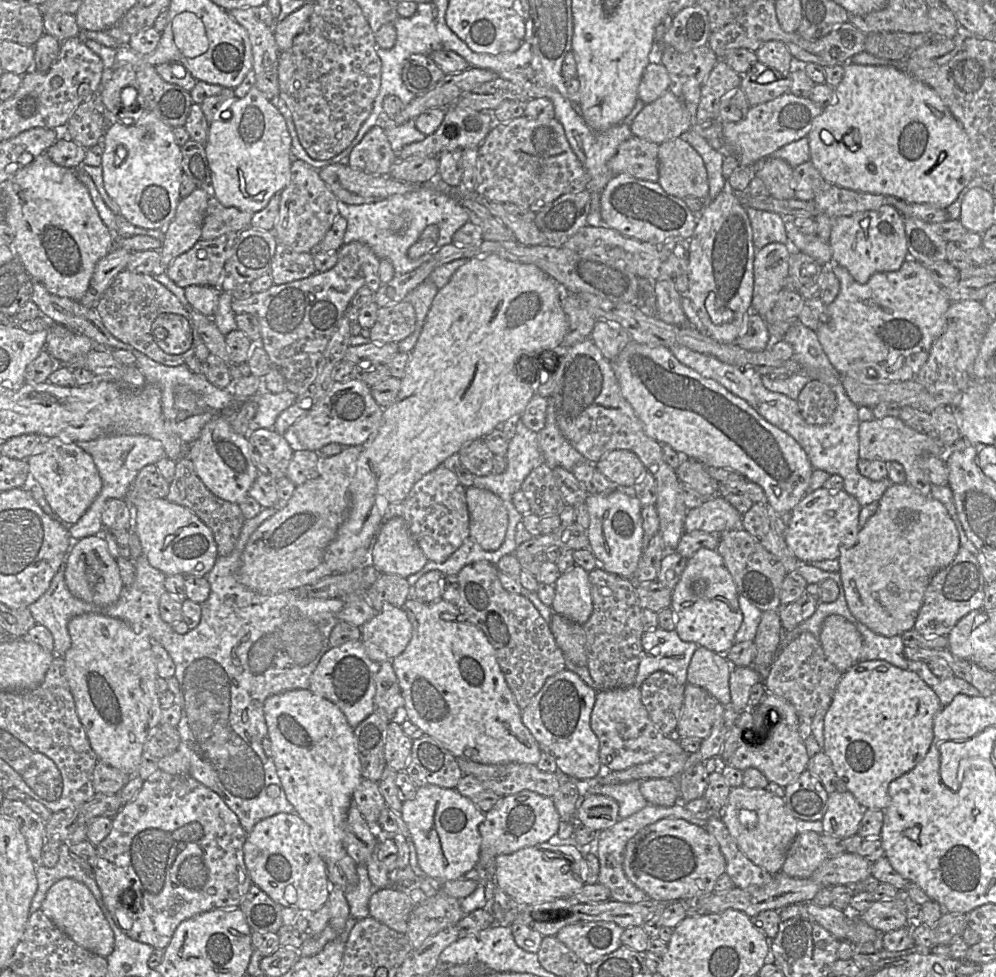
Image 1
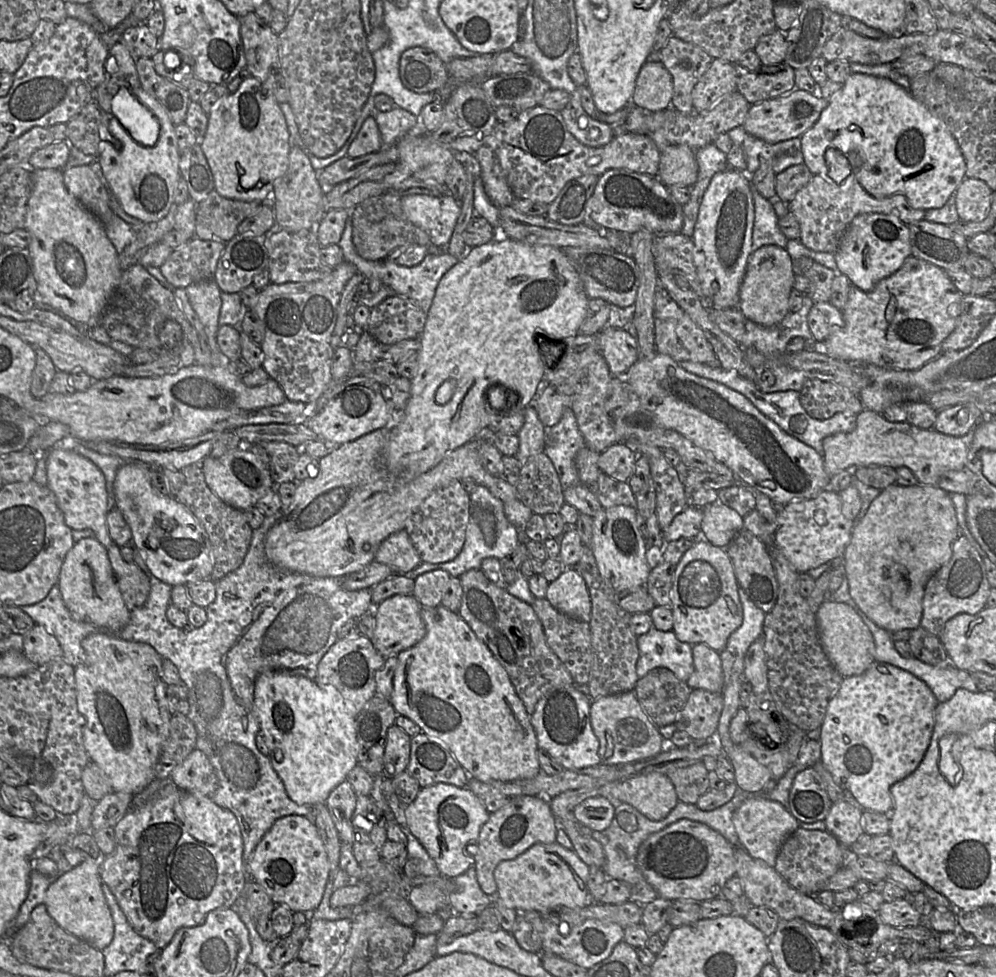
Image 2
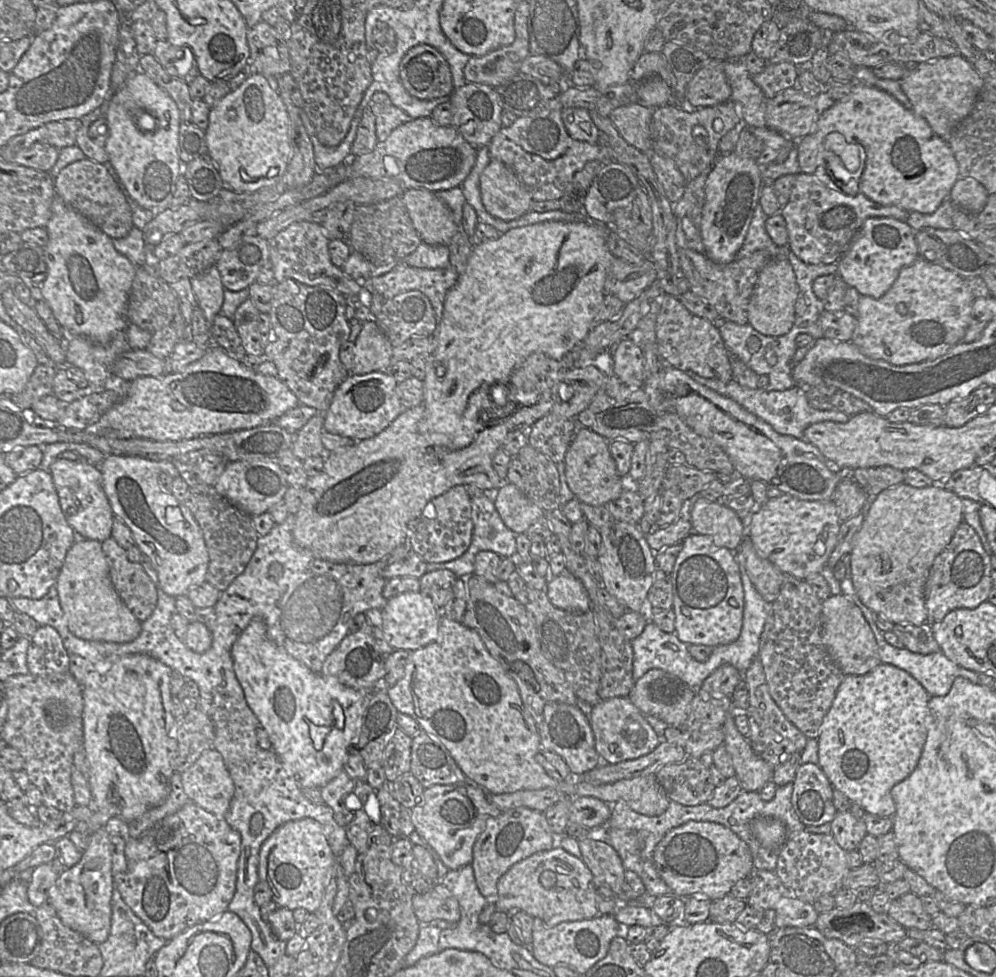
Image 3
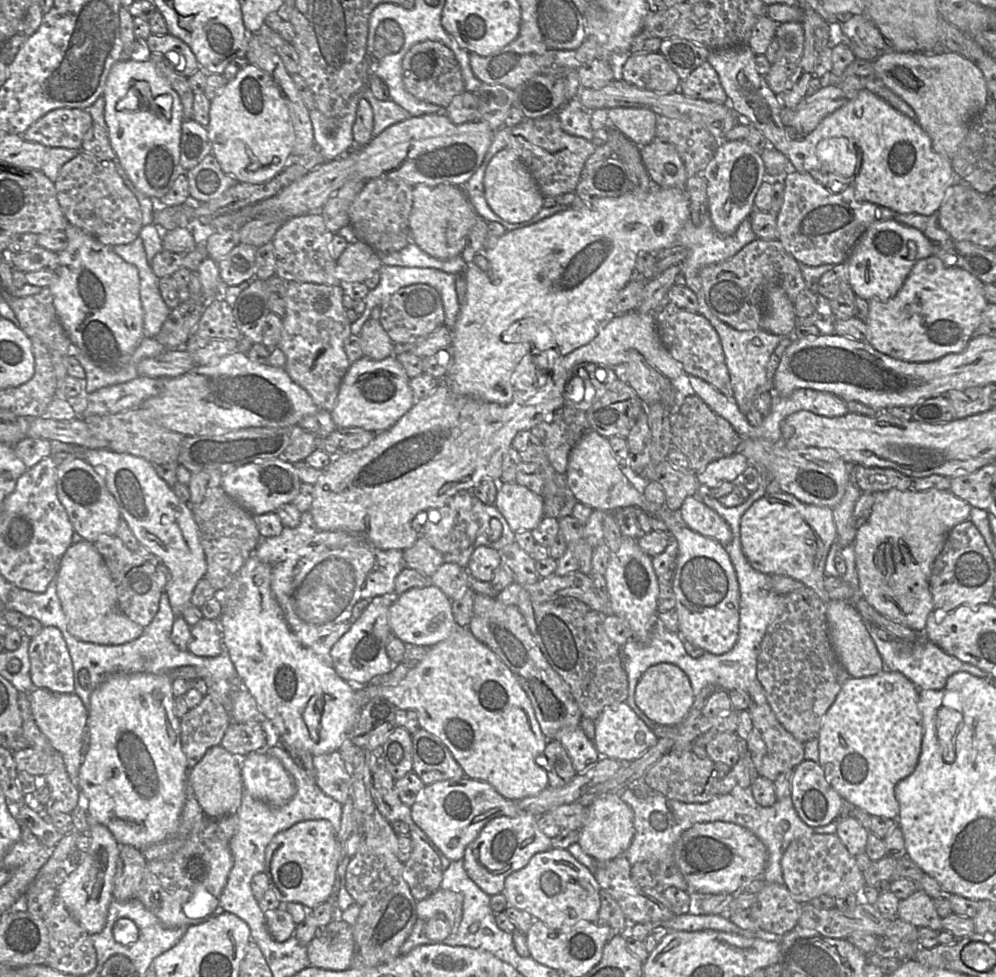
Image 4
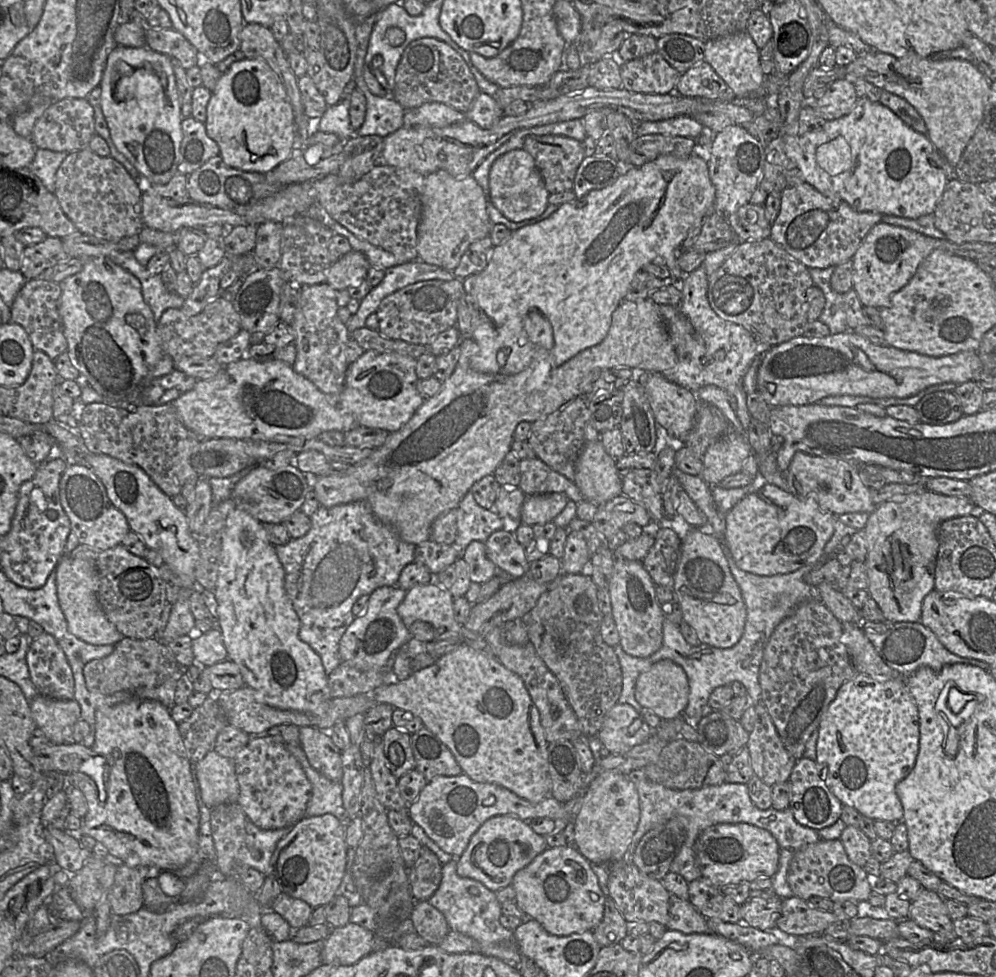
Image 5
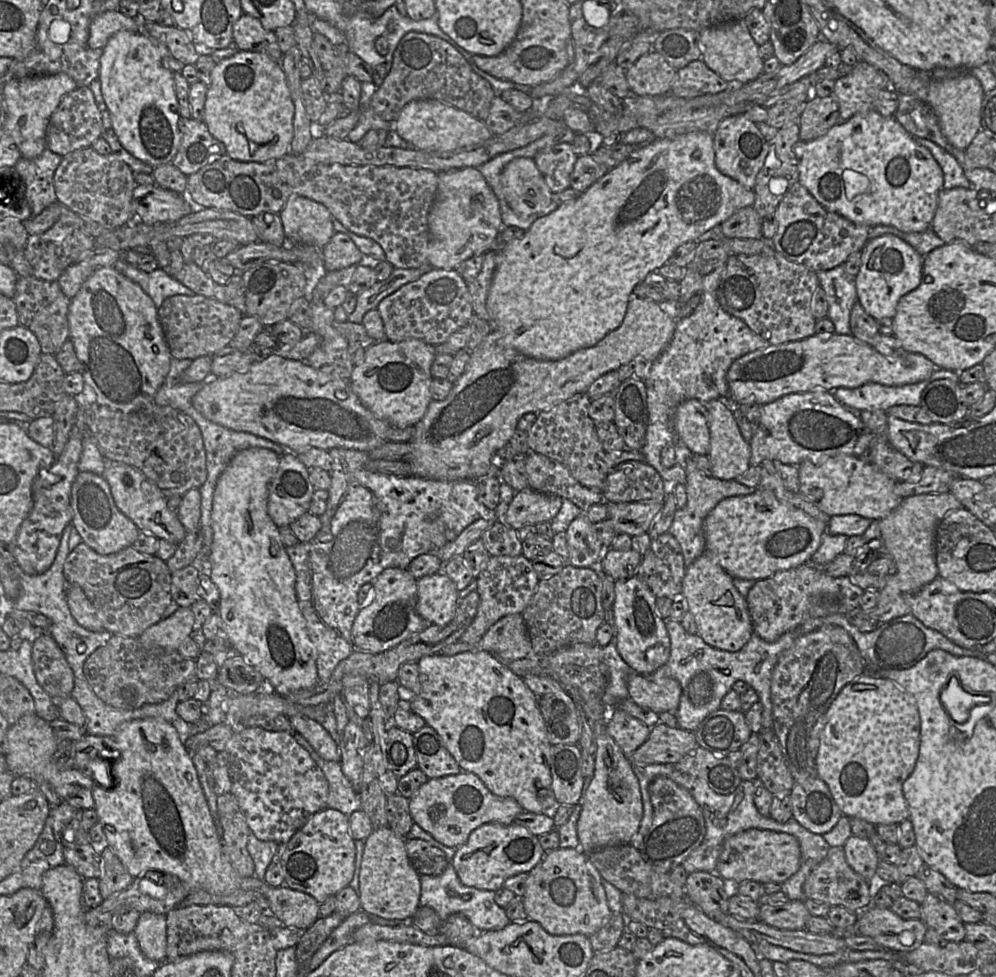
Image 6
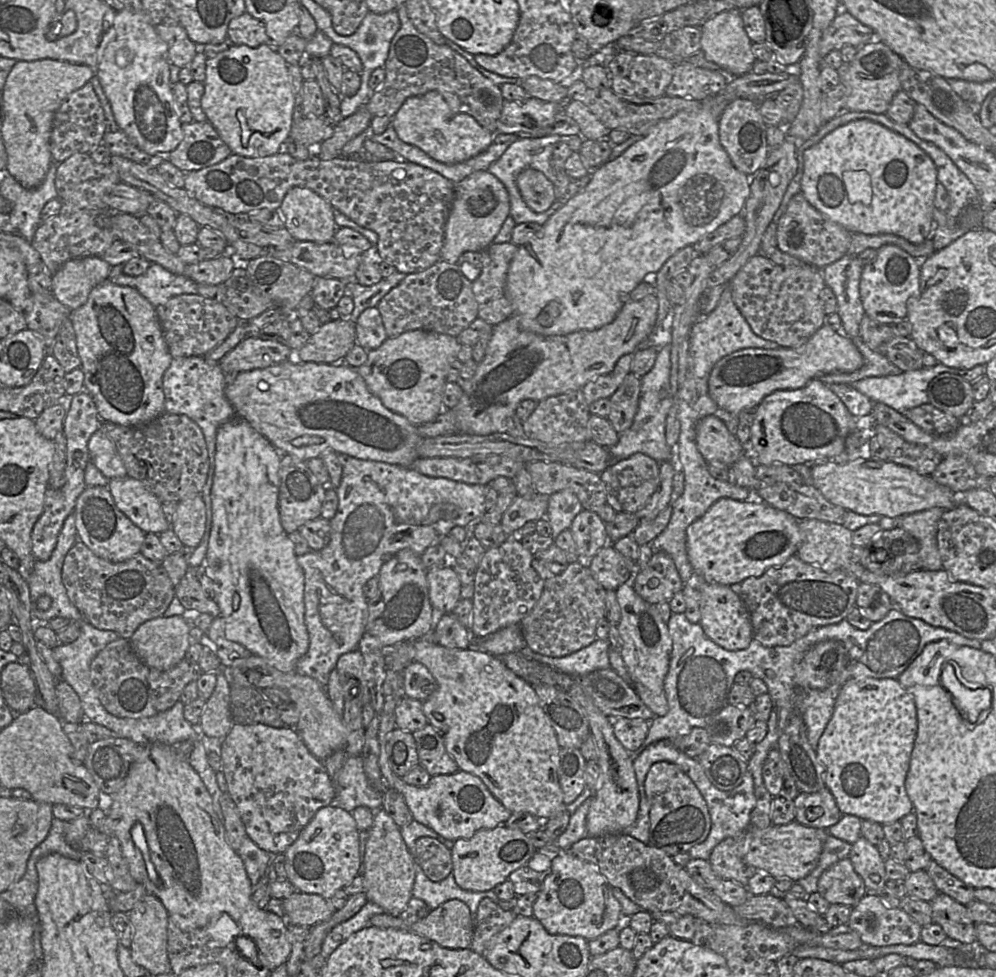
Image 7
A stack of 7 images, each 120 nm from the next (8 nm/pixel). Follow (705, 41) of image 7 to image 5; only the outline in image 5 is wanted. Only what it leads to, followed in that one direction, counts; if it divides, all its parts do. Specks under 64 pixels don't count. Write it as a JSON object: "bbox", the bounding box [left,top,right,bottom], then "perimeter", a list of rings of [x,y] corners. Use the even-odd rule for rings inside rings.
{"bbox":[704,30,768,116],"perimeter":[[[747,30],[706,41],[704,58],[733,92],[734,104],[743,105],[755,116],[764,114],[768,108],[766,97],[750,96],[762,86],[765,74],[760,64],[760,49]]]}

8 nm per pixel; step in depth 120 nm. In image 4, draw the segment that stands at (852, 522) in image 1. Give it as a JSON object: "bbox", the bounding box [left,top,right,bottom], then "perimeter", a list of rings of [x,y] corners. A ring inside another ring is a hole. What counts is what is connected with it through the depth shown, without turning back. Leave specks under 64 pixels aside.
{"bbox":[740,492,836,603],"perimeter":[[[784,492],[764,494],[747,509],[740,520],[742,551],[755,570],[798,580],[812,589],[824,603],[830,601],[824,588],[825,563],[836,539],[832,508],[804,504]]]}

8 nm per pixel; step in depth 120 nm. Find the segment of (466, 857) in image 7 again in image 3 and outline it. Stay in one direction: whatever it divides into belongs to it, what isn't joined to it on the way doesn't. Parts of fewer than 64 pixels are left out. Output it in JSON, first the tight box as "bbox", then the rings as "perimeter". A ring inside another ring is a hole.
{"bbox":[471,807,557,900],"perimeter":[[[517,807],[503,811],[486,822],[485,830],[479,835],[473,846],[471,866],[480,893],[488,900],[497,895],[497,883],[514,864],[540,851],[548,851],[557,846],[557,838],[544,812],[527,807]]]}

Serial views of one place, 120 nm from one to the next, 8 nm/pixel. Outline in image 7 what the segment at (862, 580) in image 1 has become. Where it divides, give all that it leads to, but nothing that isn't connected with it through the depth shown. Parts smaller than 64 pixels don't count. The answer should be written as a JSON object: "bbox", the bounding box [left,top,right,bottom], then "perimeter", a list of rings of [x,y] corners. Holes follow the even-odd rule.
{"bbox":[898,507,945,570],"perimeter":[[[934,507],[900,517],[898,527],[912,534],[920,544],[920,557],[924,570],[942,569],[937,546],[937,526],[945,511],[943,508]]]}

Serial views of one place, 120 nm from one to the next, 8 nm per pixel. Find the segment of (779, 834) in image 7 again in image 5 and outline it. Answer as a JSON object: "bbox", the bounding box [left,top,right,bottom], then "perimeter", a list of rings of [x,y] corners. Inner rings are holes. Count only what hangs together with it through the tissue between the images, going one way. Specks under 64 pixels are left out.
{"bbox":[693,823,778,889],"perimeter":[[[747,823],[712,825],[698,835],[693,850],[702,877],[721,889],[731,884],[771,878],[778,870],[776,839],[769,831]]]}

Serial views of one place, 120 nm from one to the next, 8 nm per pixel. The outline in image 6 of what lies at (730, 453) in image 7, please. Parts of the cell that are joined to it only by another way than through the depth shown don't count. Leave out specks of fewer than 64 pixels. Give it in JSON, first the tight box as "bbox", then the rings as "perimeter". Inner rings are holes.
{"bbox":[673,399,710,455],"perimeter":[[[696,399],[682,402],[673,417],[677,436],[694,455],[708,455],[710,449],[709,414]]]}

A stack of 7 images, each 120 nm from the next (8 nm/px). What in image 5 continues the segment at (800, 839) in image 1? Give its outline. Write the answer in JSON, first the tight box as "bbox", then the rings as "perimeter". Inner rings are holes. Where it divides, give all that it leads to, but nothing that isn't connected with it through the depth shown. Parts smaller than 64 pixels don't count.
{"bbox":[787,839,873,904],"perimeter":[[[820,839],[795,851],[789,864],[787,882],[793,896],[805,901],[811,897],[821,897],[834,903],[845,900],[852,900],[857,904],[868,903],[873,888],[873,880],[863,867],[849,859],[840,839]]]}

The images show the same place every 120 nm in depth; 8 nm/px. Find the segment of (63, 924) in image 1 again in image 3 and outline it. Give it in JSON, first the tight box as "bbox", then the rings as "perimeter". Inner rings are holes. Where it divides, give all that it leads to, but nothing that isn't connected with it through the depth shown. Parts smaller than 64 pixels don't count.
{"bbox":[47,828,115,944],"perimeter":[[[100,828],[90,836],[88,848],[81,860],[57,878],[49,890],[47,903],[52,905],[62,921],[70,929],[81,933],[96,944],[107,940],[111,929],[112,893],[115,888],[110,851],[111,830]]]}

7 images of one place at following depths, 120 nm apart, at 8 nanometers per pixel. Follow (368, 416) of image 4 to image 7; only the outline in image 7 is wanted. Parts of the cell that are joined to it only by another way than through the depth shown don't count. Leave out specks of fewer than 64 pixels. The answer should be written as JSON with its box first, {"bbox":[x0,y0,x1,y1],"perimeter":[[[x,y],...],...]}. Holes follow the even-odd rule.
{"bbox":[355,330,461,426],"perimeter":[[[412,330],[387,338],[377,349],[367,351],[366,362],[355,369],[364,379],[369,391],[386,408],[418,426],[435,419],[444,410],[444,386],[451,363],[458,359],[461,345],[454,336]]]}

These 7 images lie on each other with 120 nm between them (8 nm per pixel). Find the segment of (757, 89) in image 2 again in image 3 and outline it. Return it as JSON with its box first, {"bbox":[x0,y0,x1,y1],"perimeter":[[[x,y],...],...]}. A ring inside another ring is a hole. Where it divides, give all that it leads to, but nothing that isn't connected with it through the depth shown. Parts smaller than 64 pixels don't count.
{"bbox":[752,62,800,99],"perimeter":[[[790,62],[768,63],[765,69],[753,75],[752,79],[766,98],[772,99],[783,90],[797,86],[799,70],[800,68]]]}

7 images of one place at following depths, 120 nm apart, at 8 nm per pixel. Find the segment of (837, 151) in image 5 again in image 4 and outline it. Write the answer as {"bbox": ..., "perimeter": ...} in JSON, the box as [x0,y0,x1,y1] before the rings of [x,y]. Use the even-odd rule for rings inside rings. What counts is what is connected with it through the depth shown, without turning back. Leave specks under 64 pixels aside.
{"bbox":[816,137,857,178],"perimeter":[[[846,137],[821,140],[816,148],[817,158],[826,165],[826,171],[852,178],[857,163],[857,148]]]}

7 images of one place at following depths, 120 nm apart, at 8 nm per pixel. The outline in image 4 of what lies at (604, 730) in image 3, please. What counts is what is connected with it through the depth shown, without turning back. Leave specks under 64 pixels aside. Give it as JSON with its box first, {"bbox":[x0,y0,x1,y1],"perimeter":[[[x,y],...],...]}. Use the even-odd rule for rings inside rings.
{"bbox":[594,702,659,763],"perimeter":[[[626,702],[606,707],[594,721],[594,724],[594,745],[600,757],[608,757],[621,763],[629,763],[639,758],[659,739]]]}

